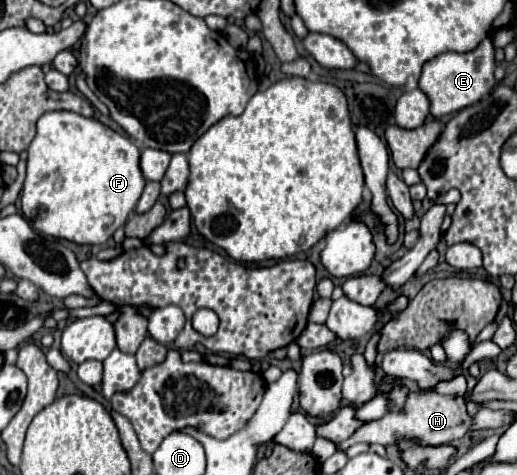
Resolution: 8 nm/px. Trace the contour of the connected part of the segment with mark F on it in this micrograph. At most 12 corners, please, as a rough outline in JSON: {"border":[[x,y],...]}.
{"border":[[46,112],[22,214],[104,244],[136,208],[140,150],[94,118]]}

